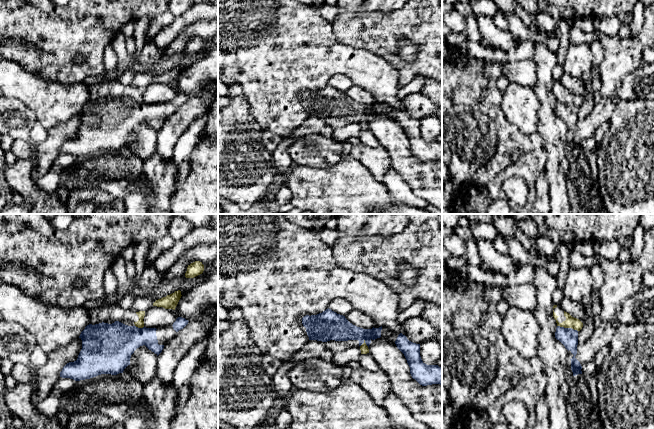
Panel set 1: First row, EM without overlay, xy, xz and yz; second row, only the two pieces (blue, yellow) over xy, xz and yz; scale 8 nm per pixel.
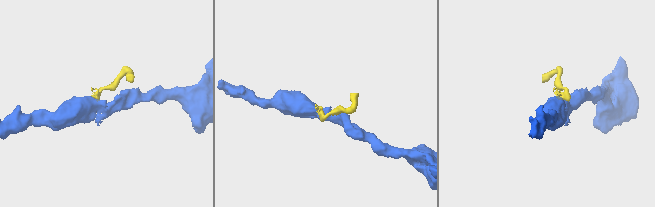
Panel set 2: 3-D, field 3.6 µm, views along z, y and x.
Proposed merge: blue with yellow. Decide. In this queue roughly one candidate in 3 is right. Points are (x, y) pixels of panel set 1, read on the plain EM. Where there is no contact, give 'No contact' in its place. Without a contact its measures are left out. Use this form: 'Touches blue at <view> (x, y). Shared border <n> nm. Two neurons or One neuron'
Touches blue at yz (567, 104). Shared border 180 nm. Two neurons

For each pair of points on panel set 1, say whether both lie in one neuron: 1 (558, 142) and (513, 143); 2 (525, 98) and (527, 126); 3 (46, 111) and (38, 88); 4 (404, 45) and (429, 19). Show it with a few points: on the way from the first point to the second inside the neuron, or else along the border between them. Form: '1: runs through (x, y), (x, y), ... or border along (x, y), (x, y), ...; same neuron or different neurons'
1: border along (537, 131), (541, 136), (543, 147); different neurons
2: runs through (525, 105), (526, 119); same neuron
3: runs through (46, 105), (46, 101), (39, 94); same neuron
4: border along (400, 38), (399, 57), (412, 62); different neurons

